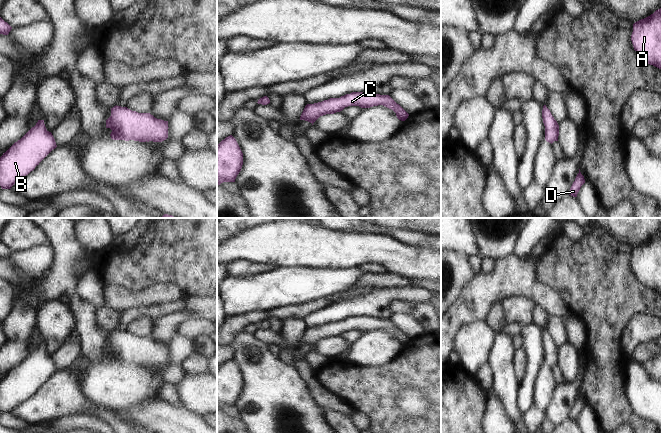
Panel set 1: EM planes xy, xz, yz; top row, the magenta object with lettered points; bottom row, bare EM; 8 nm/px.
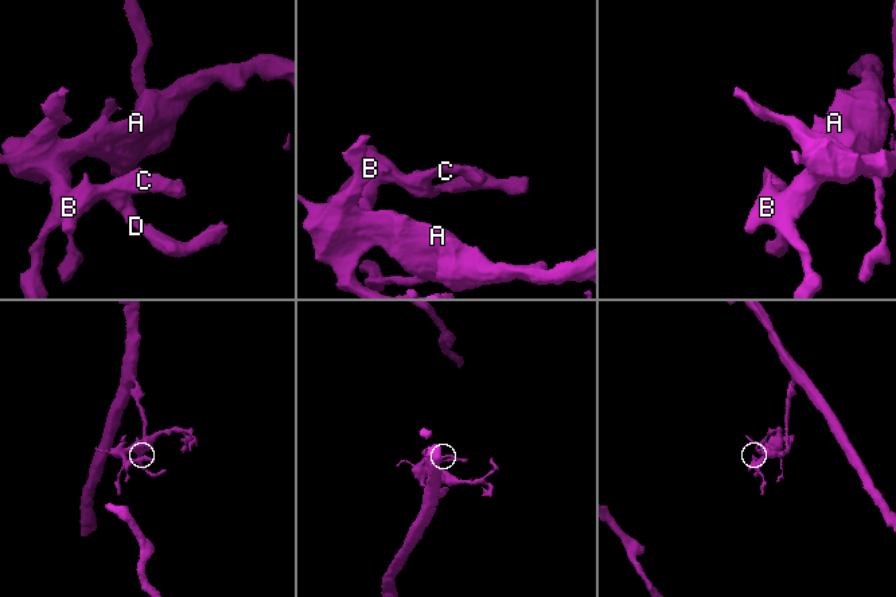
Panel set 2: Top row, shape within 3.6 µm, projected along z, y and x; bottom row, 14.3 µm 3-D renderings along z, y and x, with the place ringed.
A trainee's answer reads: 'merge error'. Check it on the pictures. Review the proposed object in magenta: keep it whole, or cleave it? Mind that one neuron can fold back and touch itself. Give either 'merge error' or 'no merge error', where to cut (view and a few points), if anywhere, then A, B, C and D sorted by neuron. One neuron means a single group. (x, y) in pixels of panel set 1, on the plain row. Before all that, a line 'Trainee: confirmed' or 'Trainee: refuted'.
Trainee: refuted
no merge error; cut none; groups A B C D

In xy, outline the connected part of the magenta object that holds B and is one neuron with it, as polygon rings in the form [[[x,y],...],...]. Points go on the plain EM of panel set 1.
[[[38,344],[34,351],[0,381],[1,412],[11,413],[56,371],[55,363],[46,353],[44,344]]]

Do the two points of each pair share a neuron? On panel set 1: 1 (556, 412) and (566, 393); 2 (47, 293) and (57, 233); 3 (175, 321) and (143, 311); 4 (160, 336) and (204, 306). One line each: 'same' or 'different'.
1: same
2: same
3: different
4: same

